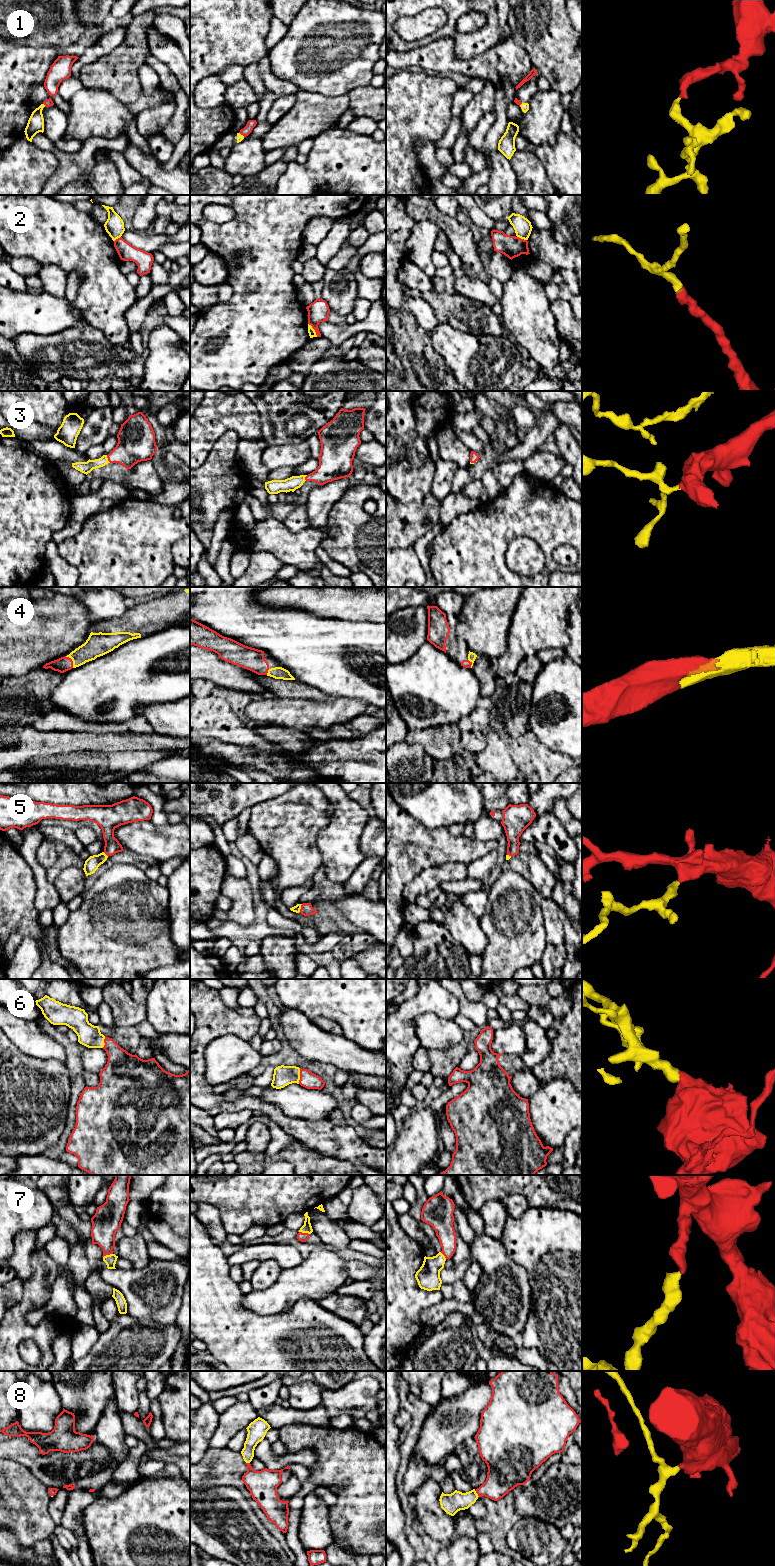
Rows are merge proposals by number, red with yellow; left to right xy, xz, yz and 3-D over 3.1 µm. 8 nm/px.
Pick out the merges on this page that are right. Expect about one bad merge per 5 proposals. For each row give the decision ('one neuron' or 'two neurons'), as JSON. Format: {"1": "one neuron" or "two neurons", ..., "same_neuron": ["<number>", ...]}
{"1": "one neuron", "2": "two neurons", "3": "one neuron", "4": "one neuron", "5": "one neuron", "6": "one neuron", "7": "one neuron", "8": "one neuron", "same_neuron": ["1", "3", "4", "5", "6", "7", "8"]}

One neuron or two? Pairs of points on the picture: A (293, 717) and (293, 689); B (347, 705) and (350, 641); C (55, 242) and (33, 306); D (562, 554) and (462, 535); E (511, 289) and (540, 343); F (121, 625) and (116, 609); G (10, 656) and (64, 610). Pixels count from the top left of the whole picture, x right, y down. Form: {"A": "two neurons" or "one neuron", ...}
{"A": "two neurons", "B": "two neurons", "C": "two neurons", "D": "two neurons", "E": "one neuron", "F": "two neurons", "G": "one neuron"}

